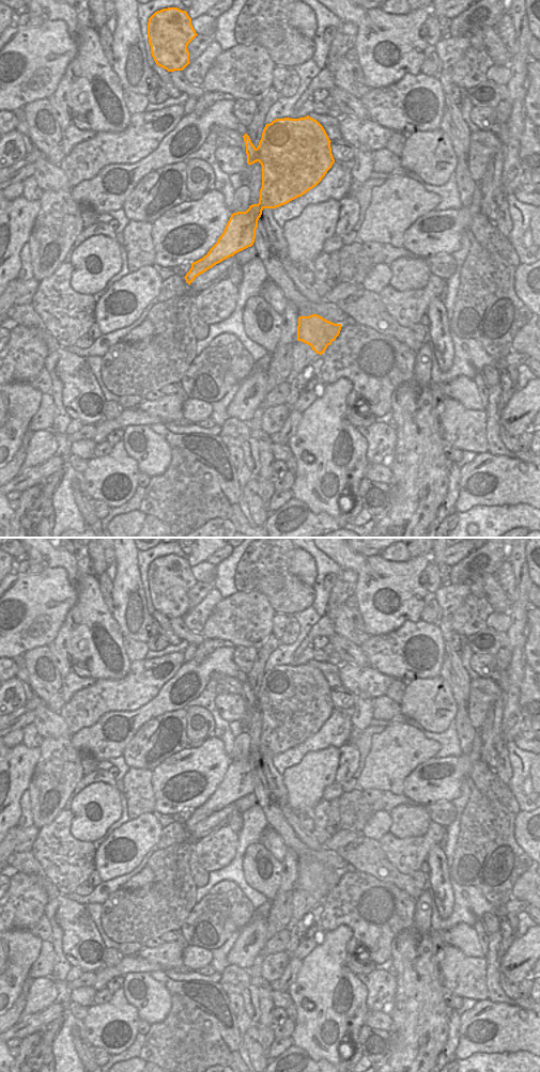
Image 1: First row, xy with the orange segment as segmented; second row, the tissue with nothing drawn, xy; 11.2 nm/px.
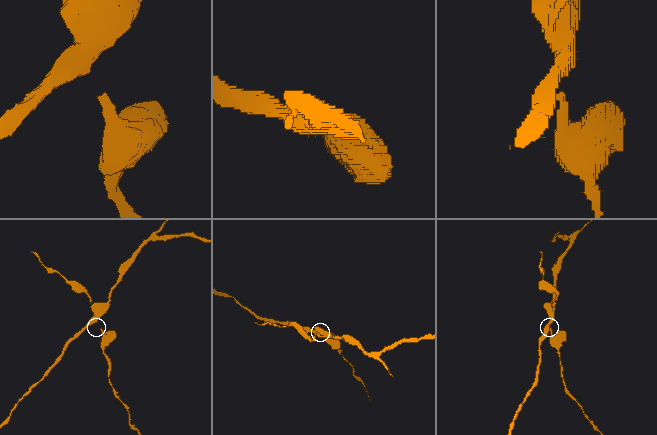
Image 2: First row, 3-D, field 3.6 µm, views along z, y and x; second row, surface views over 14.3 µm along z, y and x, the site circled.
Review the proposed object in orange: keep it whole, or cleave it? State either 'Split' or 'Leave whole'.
Split.

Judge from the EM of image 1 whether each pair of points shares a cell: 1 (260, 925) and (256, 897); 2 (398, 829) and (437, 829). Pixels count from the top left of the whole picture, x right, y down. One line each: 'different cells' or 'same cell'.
1: different cells
2: different cells

